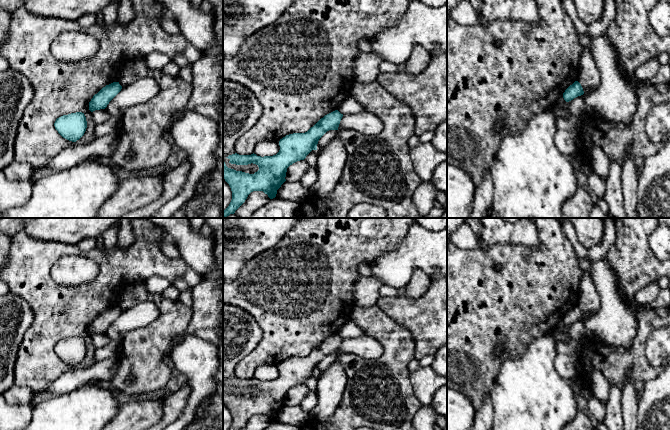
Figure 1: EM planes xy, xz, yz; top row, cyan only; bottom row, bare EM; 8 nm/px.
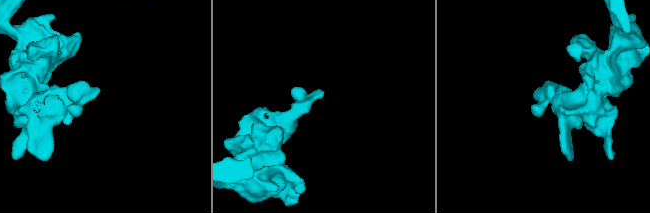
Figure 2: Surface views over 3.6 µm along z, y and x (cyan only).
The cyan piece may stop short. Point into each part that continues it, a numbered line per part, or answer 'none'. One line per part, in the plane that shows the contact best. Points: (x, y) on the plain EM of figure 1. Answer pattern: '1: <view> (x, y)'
none

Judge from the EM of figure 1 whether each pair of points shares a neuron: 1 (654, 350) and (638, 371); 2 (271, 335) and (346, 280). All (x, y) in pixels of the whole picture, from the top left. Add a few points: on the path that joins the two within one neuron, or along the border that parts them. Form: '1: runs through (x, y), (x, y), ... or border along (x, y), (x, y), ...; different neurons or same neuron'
1: border along (644, 354), (646, 359), (655, 368); different neurons
2: runs through (289, 316), (297, 306), (306, 306), (326, 287); same neuron

